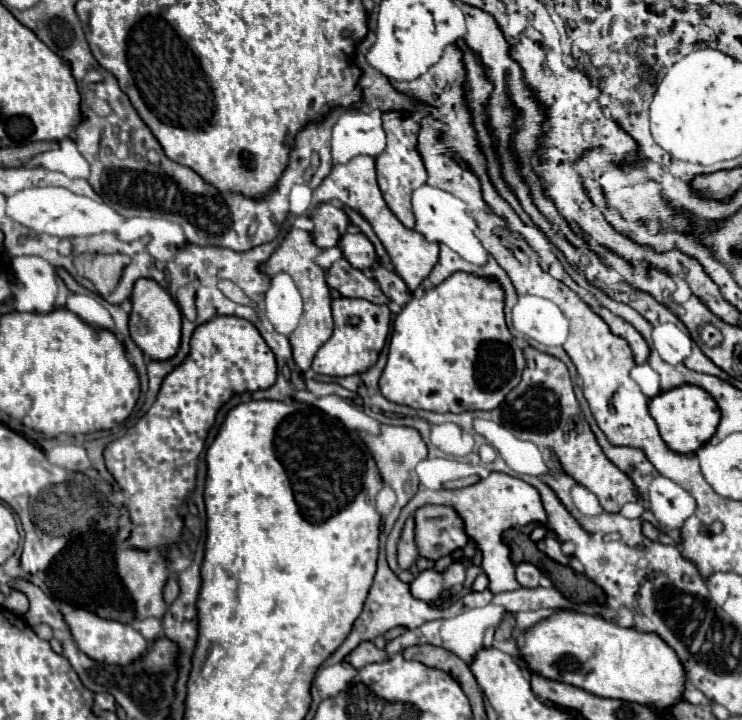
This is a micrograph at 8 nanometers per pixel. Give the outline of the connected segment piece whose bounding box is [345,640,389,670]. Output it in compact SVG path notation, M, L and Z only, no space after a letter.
M363 640L363 644L359 644L347 658L345 662L351 664L355 670L361 670L363 666L371 664L371 662L387 662L389 654L385 648L377 648L373 644L373 640Z

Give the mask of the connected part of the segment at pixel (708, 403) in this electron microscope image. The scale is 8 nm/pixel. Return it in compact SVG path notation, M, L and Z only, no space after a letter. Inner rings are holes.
M681 384L651 398L649 414L657 422L661 438L667 442L667 446L679 454L695 452L699 446L709 442L721 418L719 406L715 404L715 400L711 400L711 394L705 392L703 388L695 388L693 384Z

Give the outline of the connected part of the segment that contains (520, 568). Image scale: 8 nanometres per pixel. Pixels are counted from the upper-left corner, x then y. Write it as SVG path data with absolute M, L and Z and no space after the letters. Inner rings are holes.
M527 562L517 564L517 582L523 588L537 588L539 578L541 578L541 572L533 564L527 564Z

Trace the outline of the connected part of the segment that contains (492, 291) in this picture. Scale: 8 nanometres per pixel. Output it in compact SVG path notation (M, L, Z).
M455 272L397 314L379 388L395 404L431 412L493 410L519 384L523 368L523 350L505 324L503 286L487 276Z

